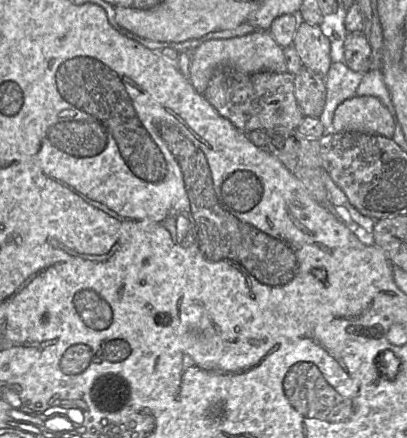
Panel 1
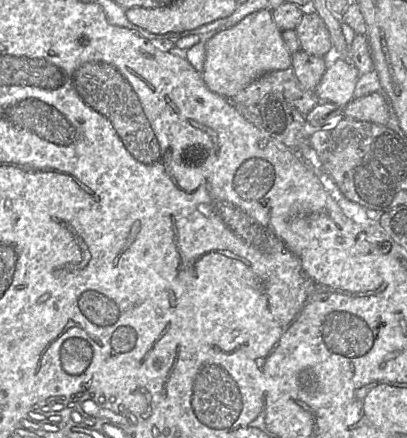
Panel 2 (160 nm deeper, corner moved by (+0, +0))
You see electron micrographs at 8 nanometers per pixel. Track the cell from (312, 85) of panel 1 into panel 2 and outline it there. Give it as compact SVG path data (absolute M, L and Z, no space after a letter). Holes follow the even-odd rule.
M301 49L291 56L291 68L300 87L305 91L315 92L326 70L323 57L307 54Z

